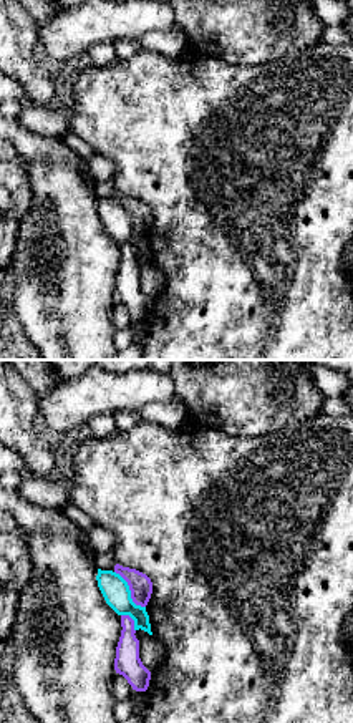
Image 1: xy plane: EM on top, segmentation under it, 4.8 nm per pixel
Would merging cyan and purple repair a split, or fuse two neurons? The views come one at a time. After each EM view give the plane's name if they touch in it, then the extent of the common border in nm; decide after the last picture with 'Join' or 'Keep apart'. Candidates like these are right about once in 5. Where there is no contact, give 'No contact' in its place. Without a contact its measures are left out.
Touches cyan in xy. Shared border 240 nm

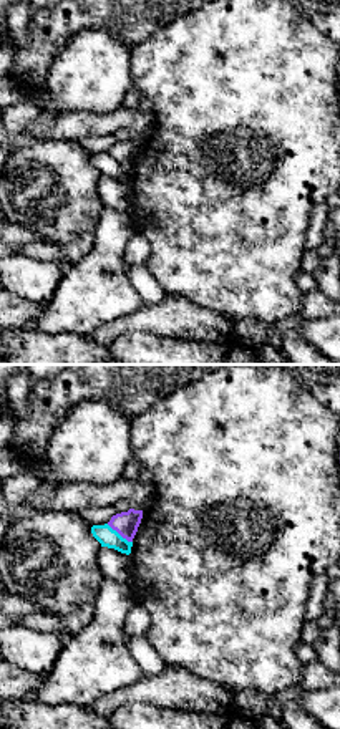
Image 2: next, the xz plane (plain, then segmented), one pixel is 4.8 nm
Touches cyan in xz. Shared border 160 nm

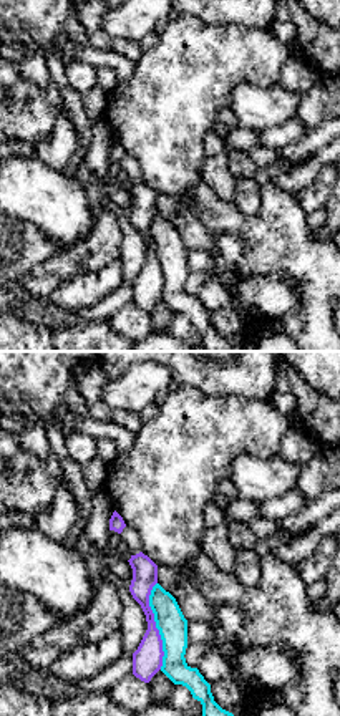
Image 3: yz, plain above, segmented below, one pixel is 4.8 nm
Touches cyan in yz. Shared border 420 nm

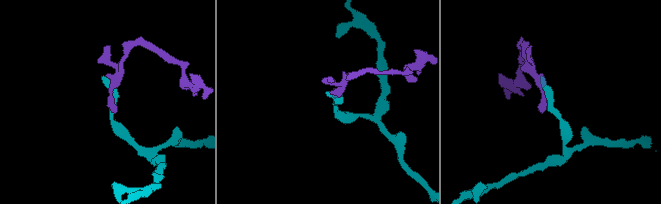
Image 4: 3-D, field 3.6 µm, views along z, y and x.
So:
Keep apart

